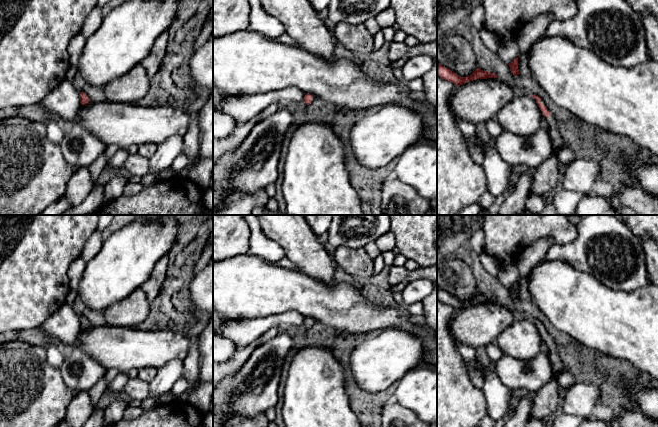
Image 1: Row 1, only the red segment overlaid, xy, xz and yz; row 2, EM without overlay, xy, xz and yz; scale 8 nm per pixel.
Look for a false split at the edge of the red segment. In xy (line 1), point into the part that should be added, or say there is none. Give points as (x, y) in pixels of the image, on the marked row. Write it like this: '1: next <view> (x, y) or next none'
1: next none

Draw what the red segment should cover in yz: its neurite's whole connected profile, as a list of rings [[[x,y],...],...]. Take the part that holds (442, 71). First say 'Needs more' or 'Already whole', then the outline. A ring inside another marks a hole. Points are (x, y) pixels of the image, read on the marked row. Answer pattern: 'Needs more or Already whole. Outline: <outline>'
Already whole. Outline: [[[439,64],[437,67],[437,75],[447,81],[454,83],[457,86],[477,79],[499,78],[496,74],[490,73],[488,71],[483,71],[480,68],[477,68],[470,76],[461,77],[441,64]]]

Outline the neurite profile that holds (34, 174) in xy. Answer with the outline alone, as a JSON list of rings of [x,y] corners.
[[[22,117],[0,120],[0,215],[40,215],[66,193],[75,168],[65,161],[58,144],[47,138],[46,126]]]

